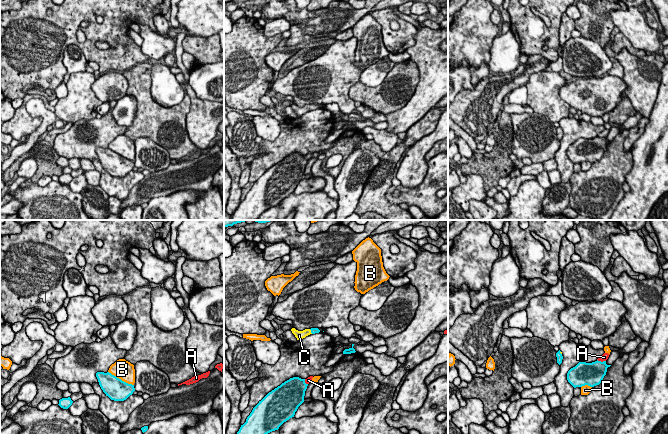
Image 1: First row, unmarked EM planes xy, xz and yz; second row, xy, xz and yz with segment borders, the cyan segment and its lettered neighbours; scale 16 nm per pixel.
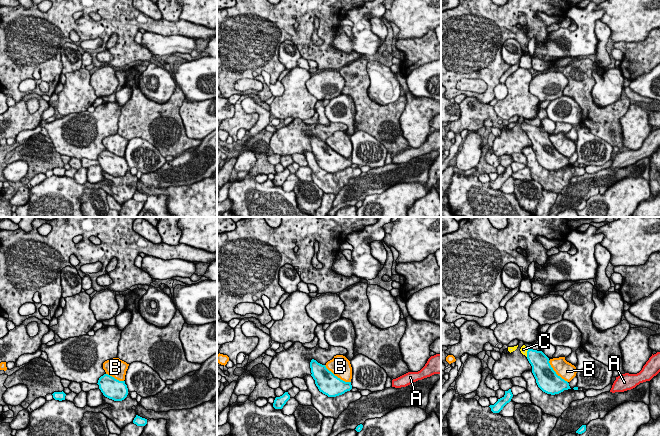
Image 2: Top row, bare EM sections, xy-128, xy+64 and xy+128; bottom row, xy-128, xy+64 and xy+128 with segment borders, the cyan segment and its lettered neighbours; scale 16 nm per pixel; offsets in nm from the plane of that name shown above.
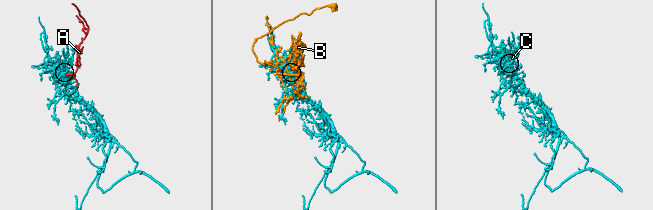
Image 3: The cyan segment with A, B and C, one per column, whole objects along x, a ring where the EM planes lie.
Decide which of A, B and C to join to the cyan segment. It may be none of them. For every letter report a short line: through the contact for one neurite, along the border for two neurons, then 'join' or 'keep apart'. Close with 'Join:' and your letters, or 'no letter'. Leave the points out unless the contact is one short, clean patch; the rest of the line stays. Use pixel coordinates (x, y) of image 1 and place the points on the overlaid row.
A: keep apart
B: keep apart
C: line xz (313, 330), (311, 331), (299, 335); join
Join: C

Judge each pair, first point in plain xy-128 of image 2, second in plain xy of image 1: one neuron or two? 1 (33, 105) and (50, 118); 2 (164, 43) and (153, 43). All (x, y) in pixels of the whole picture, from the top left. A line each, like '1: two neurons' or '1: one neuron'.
1: one neuron
2: one neuron

